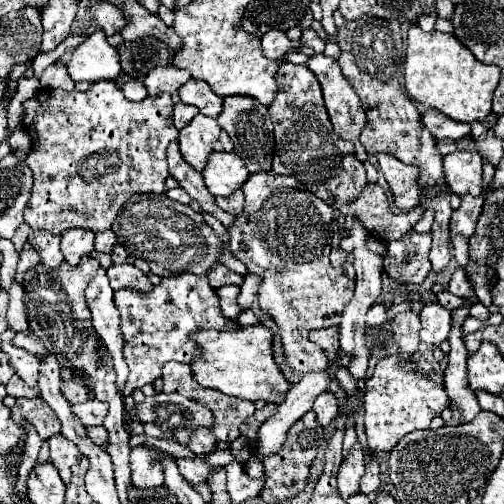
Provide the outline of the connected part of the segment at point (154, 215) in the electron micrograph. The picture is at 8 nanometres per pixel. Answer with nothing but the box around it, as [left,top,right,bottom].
[112,194,224,276]

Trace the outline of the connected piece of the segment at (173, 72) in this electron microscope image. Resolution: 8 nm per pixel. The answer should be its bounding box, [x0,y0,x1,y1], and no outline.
[144,64,190,96]

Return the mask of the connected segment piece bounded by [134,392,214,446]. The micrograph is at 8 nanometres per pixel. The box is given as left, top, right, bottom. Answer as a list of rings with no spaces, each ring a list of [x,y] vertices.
[[[156,394],[140,404],[134,404],[136,418],[140,422],[160,424],[160,430],[176,434],[178,444],[186,446],[196,426],[212,426],[212,414],[206,406],[188,400],[180,394]]]

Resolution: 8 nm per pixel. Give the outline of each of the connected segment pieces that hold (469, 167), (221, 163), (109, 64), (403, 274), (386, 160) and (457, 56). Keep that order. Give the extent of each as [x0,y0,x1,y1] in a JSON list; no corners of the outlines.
[[444,150,484,196],[202,152,248,196],[68,30,124,80],[384,232,430,284],[378,154,420,210],[404,24,500,122]]

